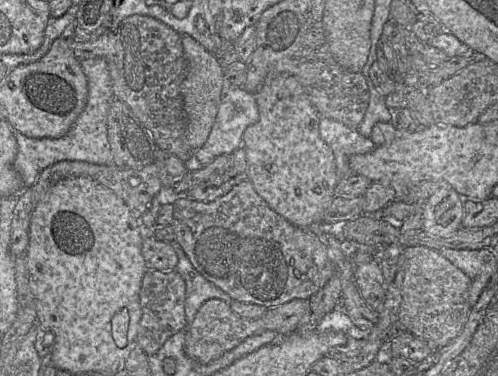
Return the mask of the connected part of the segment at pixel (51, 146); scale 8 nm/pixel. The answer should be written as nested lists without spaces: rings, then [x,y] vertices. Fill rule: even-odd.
[[[101,57],[86,59],[80,62],[88,81],[87,103],[68,133],[58,139],[35,139],[14,131],[18,152],[13,167],[20,175],[24,188],[32,186],[45,168],[63,160],[83,161],[107,166],[114,165],[107,130],[108,113],[115,99],[109,67],[106,60]]]

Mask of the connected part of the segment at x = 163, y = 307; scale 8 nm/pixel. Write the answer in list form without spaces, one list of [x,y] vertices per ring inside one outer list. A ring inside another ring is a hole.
[[[148,270],[145,273],[140,290],[142,317],[137,331],[137,345],[147,356],[155,354],[176,332],[187,328],[185,300],[186,283],[176,270]]]

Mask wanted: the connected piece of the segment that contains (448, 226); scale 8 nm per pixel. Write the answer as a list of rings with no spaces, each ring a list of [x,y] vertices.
[[[442,188],[424,202],[423,231],[447,237],[462,227],[465,198],[453,188]]]

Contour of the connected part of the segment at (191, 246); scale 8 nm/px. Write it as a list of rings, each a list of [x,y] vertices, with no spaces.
[[[250,181],[236,185],[227,195],[214,202],[180,199],[174,203],[171,224],[176,242],[188,256],[193,267],[209,282],[233,299],[259,305],[277,307],[294,299],[310,297],[337,274],[327,246],[314,229],[301,228],[275,212],[257,193]]]

